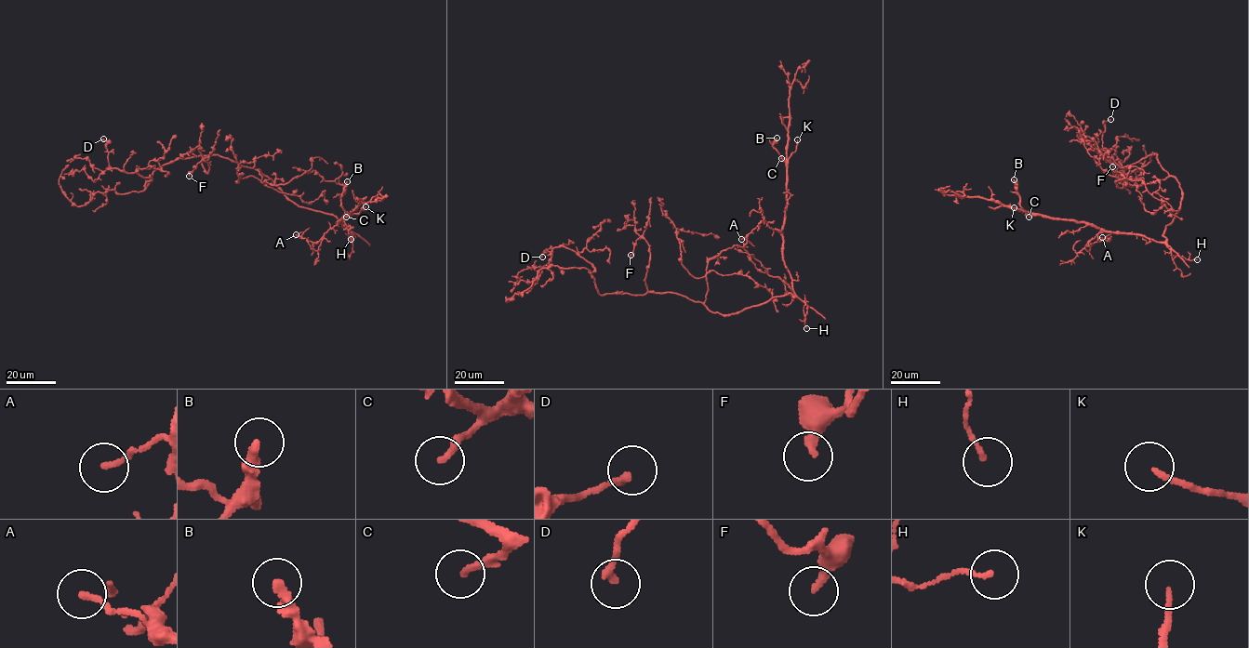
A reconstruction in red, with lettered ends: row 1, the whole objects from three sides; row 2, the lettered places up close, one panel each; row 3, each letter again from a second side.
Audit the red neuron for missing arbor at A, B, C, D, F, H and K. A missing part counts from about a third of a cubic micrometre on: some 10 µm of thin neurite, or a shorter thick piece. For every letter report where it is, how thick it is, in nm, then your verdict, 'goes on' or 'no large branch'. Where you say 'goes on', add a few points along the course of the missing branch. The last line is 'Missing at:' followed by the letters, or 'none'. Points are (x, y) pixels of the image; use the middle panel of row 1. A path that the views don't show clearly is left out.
A: (741, 239) | 180 nm | goes on
B: (777, 138) | 280 nm | goes on
C: (781, 158) | 220 nm | no large branch
D: (542, 257) | 240 nm | no large branch
F: (631, 255) | 320 nm | no large branch
H: (806, 328) | 150 nm | no large branch
K: (797, 139) | 160 nm | goes on | (797, 139), (798, 97), (802, 91)
Missing at: A, B, K

